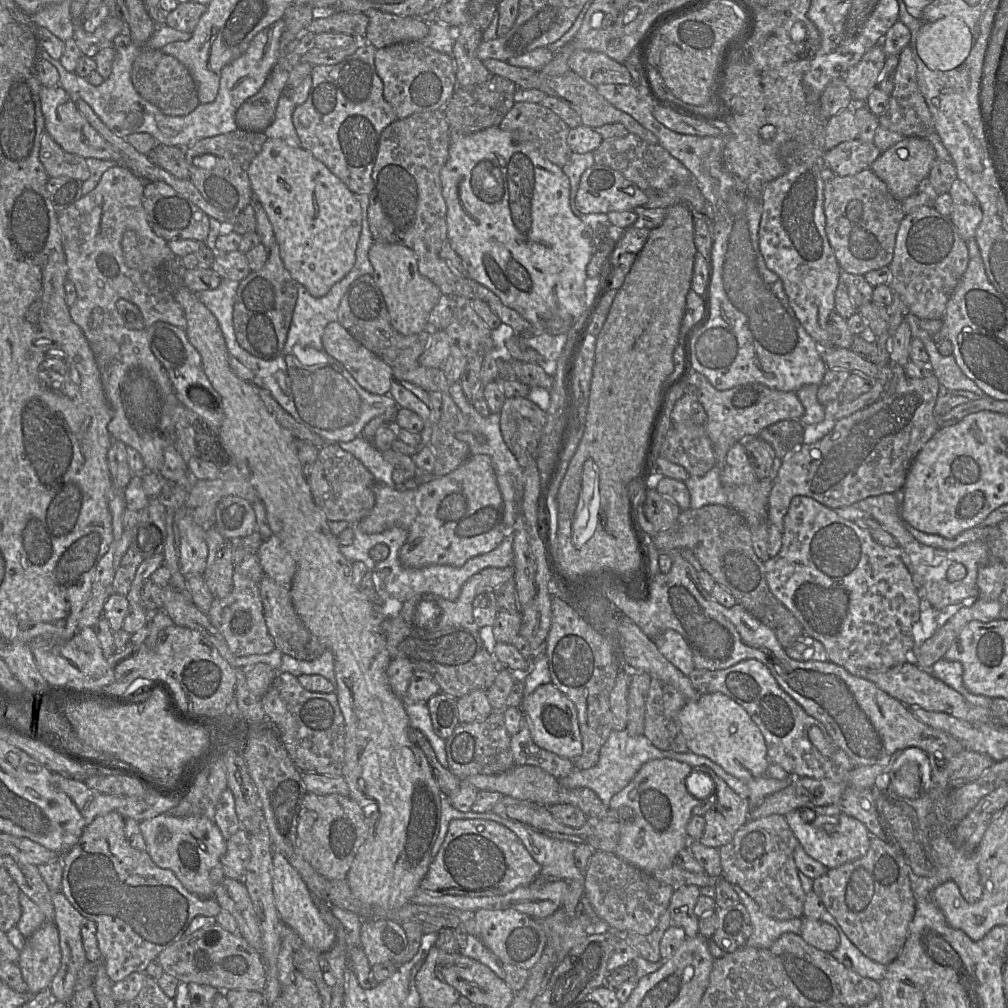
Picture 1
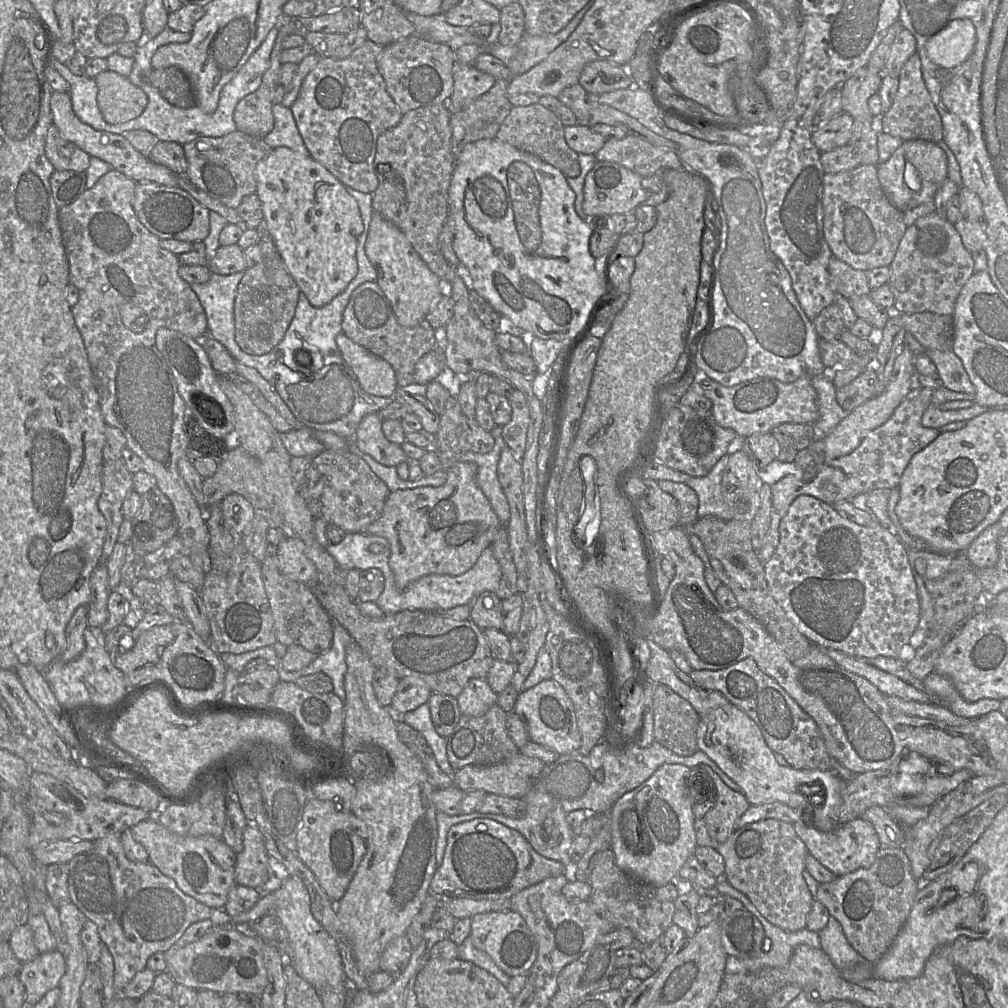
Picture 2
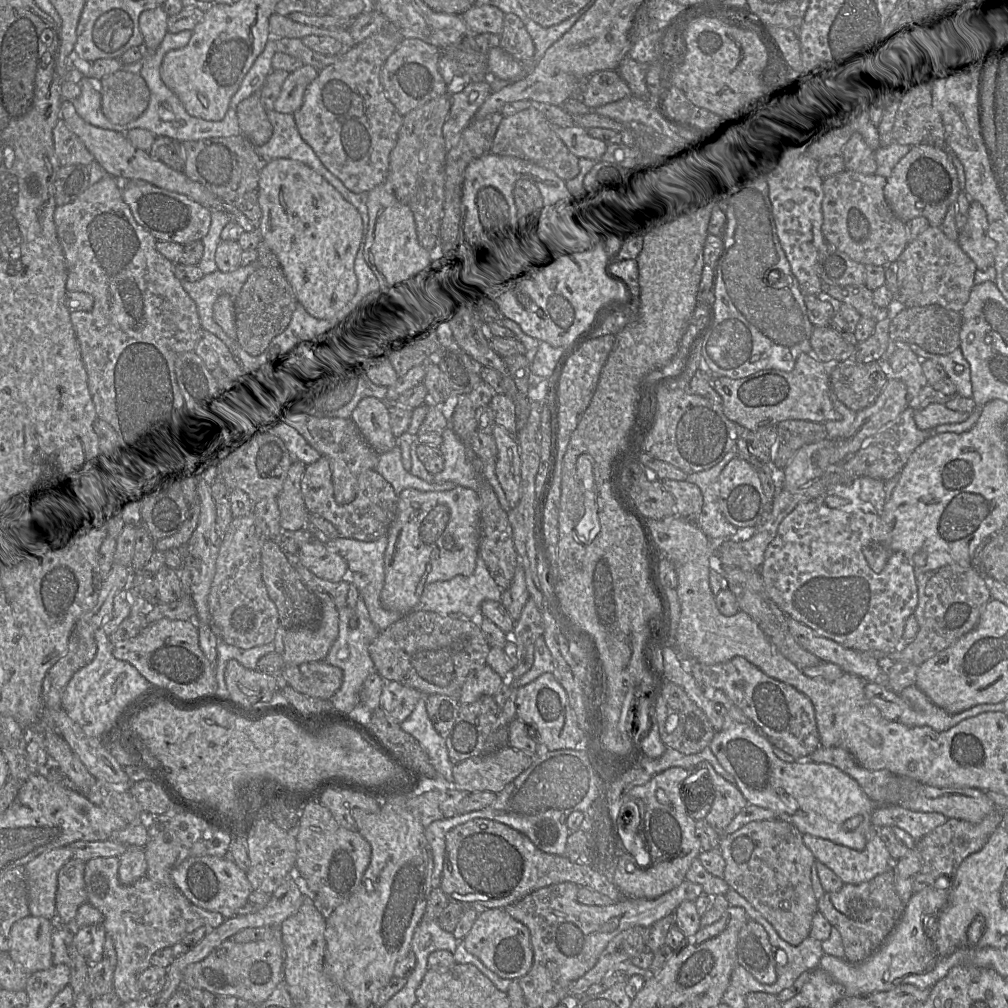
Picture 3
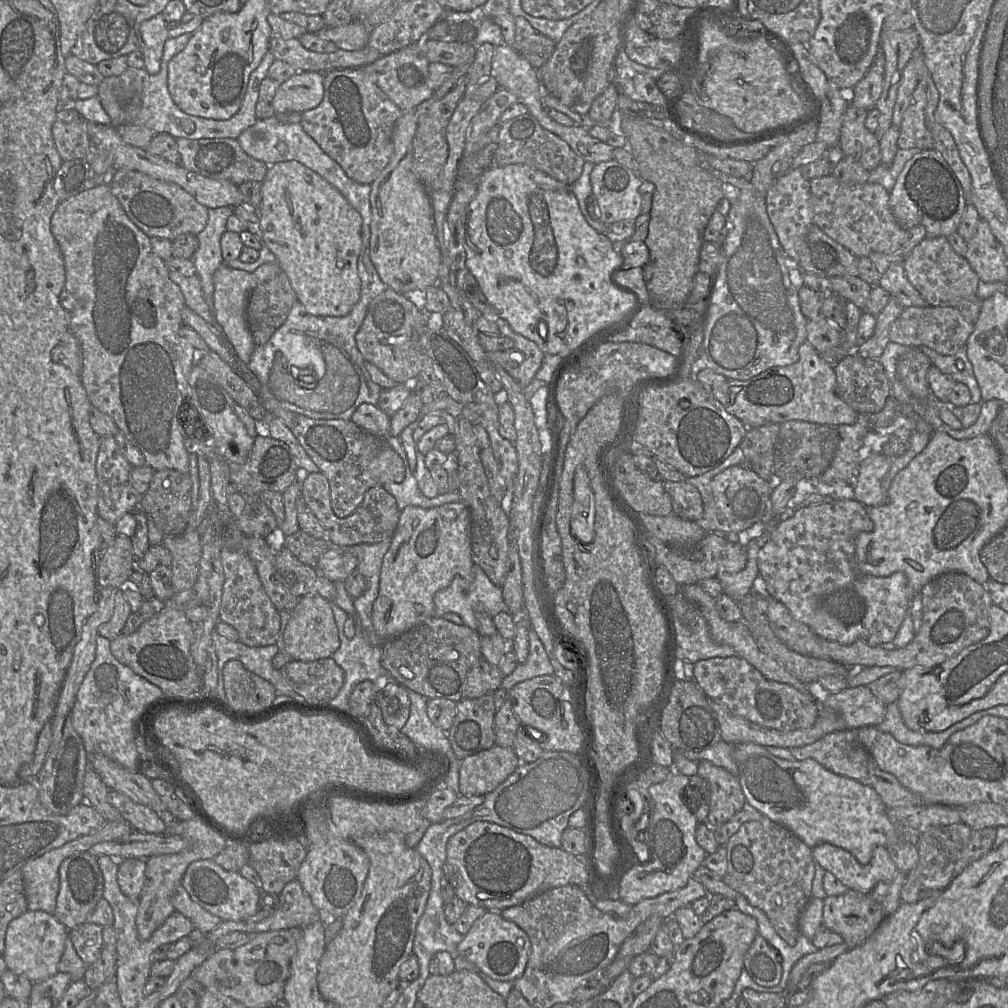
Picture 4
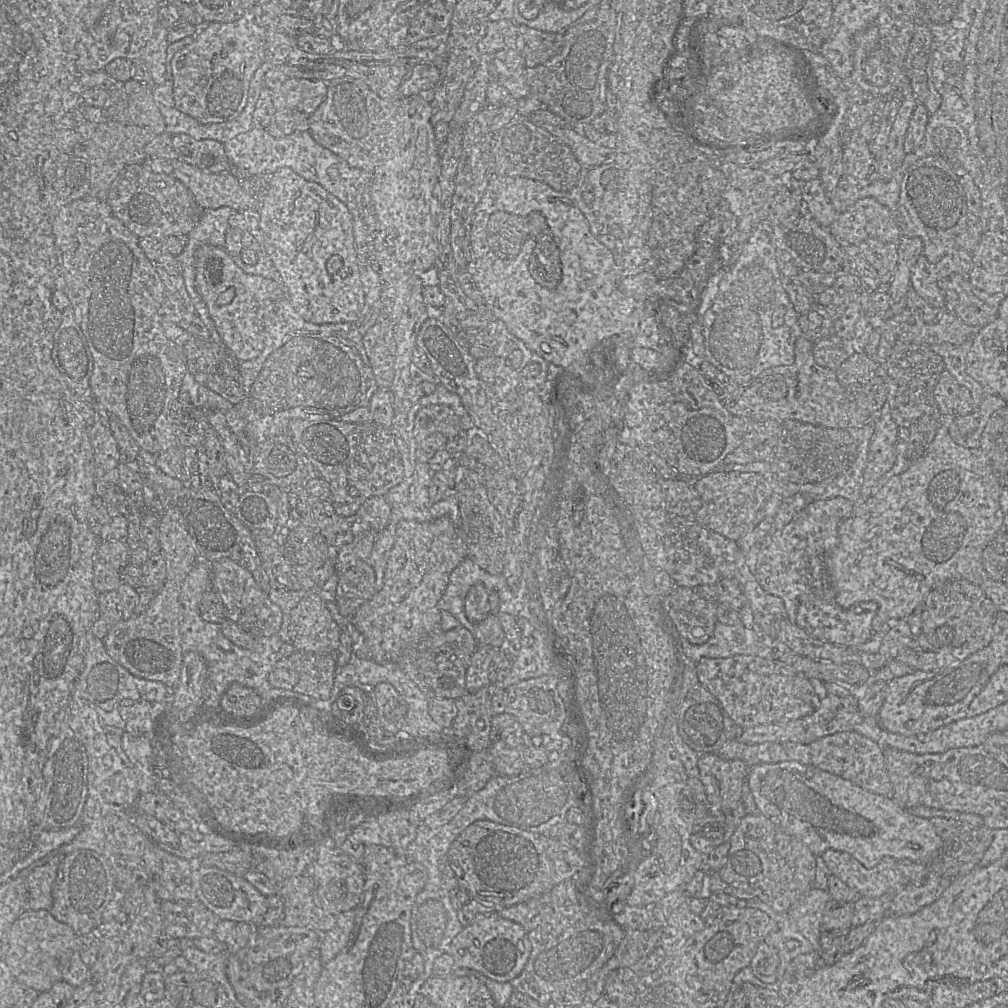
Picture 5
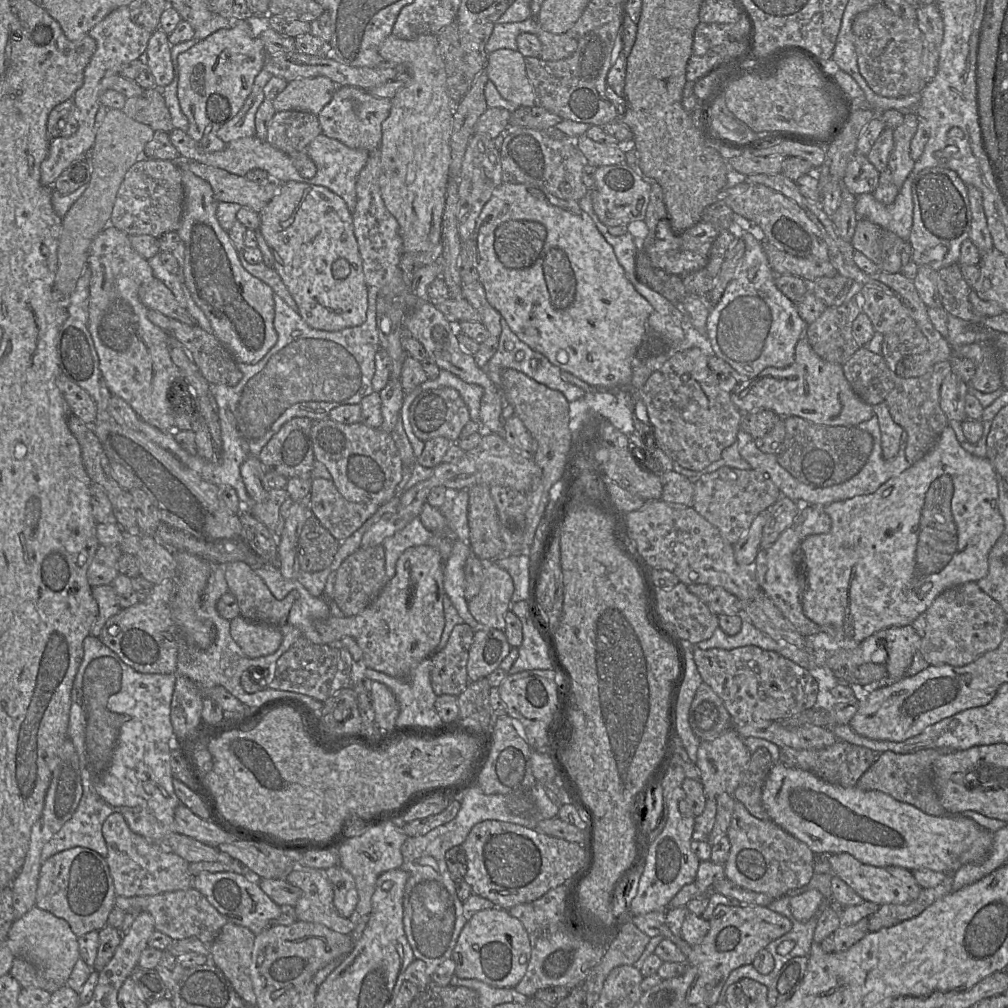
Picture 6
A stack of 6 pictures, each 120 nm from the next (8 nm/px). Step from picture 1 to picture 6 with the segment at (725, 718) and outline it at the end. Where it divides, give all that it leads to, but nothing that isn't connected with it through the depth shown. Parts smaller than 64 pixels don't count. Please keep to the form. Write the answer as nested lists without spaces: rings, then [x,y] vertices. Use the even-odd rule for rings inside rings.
[[[776,763],[769,771],[761,800],[770,820],[807,844],[815,855],[844,852],[864,864],[877,867],[898,866],[909,871],[927,869],[949,875],[965,865],[982,862],[993,843],[993,833],[971,818],[963,815],[931,816],[884,792],[830,784],[811,772],[781,763]]]

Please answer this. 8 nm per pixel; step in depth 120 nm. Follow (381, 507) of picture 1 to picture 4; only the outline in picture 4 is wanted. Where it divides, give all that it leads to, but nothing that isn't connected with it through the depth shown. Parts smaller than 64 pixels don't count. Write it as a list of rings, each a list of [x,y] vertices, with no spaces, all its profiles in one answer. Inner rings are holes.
[[[462,501],[433,508],[405,507],[400,513],[391,546],[383,558],[379,592],[372,607],[371,619],[377,635],[389,640],[408,631],[424,619],[435,616],[435,593],[447,587],[456,575],[471,583],[474,580],[473,566],[471,518],[467,506]]]

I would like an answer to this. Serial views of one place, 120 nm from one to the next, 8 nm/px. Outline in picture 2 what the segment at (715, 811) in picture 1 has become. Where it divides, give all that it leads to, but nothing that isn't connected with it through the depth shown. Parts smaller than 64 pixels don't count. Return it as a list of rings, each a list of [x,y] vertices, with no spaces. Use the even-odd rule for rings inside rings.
[[[708,765],[691,768],[692,773],[702,771],[703,776],[710,777],[715,788],[715,805],[703,817],[709,835],[718,843],[725,842],[735,831],[736,821],[750,807],[742,792],[729,788]]]

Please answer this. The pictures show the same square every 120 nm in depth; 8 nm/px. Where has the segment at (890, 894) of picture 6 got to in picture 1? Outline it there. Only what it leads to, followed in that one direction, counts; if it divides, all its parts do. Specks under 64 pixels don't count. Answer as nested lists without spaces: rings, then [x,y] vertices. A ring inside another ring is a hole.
[[[793,810],[784,817],[805,852],[828,869],[857,860],[865,856],[869,850],[872,834],[862,822],[847,814],[841,813],[837,817],[829,817],[816,816],[812,810]],[[802,812],[805,818],[813,819],[813,821],[807,822],[802,817]]]

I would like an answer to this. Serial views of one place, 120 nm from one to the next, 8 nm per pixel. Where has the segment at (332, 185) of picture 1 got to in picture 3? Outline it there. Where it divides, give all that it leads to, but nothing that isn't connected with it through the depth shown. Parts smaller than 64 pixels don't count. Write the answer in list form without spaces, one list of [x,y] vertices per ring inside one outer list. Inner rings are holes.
[[[289,158],[272,159],[263,167],[259,175],[258,202],[262,210],[259,226],[262,241],[277,255],[298,302],[312,315],[336,311],[351,297],[357,285],[354,262],[363,233],[359,211],[323,176]]]

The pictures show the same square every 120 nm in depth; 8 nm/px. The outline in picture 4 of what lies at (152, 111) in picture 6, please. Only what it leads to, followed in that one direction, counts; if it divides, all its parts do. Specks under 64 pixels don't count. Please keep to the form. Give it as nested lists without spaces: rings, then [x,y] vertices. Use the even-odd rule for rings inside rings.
[[[127,68],[119,76],[105,77],[97,86],[101,105],[113,127],[136,124],[142,108],[145,69]]]

